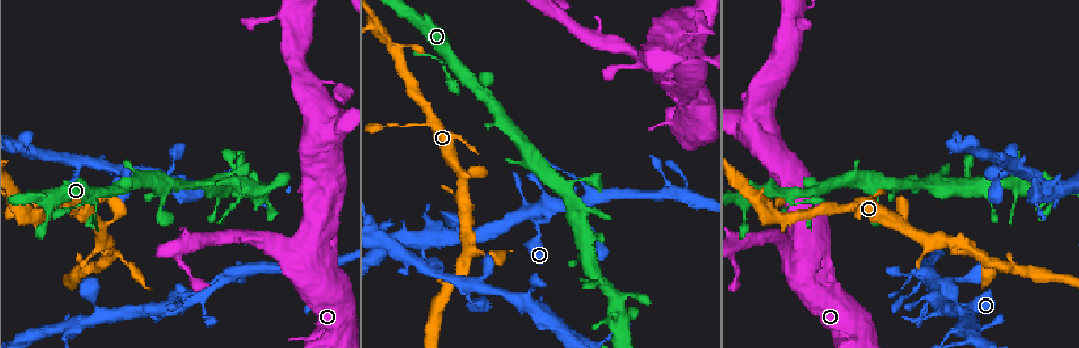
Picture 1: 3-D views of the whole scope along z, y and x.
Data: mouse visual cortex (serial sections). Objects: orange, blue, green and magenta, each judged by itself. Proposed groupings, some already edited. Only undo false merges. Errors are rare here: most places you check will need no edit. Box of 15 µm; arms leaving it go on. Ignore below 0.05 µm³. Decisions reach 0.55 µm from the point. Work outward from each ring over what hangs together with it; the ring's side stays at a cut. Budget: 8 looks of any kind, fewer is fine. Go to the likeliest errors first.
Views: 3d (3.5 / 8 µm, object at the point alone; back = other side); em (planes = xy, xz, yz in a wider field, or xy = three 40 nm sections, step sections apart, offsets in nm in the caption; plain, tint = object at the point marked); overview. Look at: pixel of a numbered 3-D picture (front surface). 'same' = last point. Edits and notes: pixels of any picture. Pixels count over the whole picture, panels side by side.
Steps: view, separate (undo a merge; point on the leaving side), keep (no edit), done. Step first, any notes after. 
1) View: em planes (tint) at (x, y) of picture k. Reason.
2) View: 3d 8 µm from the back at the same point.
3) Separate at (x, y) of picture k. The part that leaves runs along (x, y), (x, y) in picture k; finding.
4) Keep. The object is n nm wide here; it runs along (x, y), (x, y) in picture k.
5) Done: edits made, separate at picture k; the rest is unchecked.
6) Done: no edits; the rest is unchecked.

View: 3d 3.5 µm at (420, 124) of picture 1. A narrow waist.

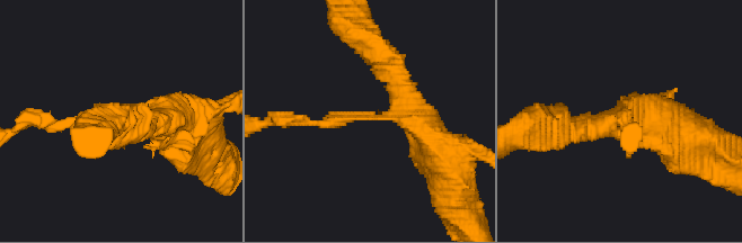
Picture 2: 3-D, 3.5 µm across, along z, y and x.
View: em xy step 3 (tint) at (373, 114) of picture 2. The arms are 150, 450 nm wide; now the EM.

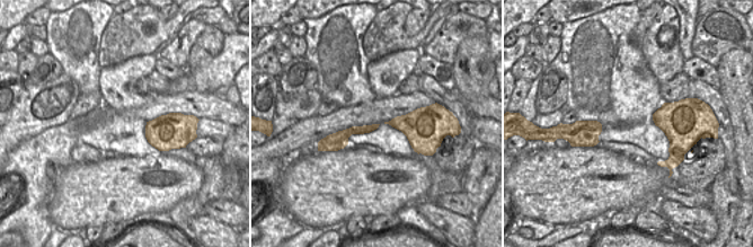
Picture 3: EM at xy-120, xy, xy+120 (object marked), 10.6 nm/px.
View: em xy step 5 (tint) at the same point.

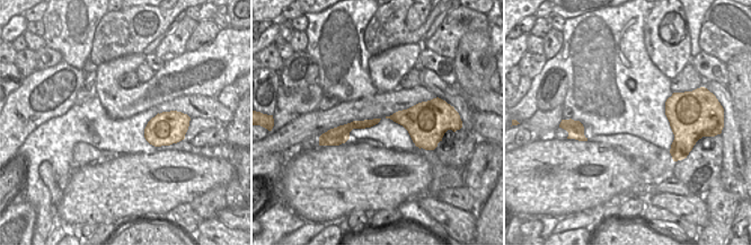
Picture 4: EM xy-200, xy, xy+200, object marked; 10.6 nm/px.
Keep. The object is 140 nm wide here; it runs along (184, 127), (184, 114), (49, 120) in picture 2; continuous, no second cell.

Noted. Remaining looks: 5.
View: 3d 3.5 µm at (535, 220) of picture 1. Arms part here.

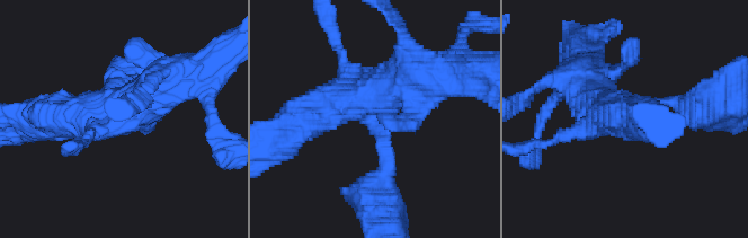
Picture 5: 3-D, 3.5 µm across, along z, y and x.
View: em xy step 3 (tint) at (376, 123) of picture 5. 4 arms meet here; the arms are 250, 300, 500, 500 nm wide.

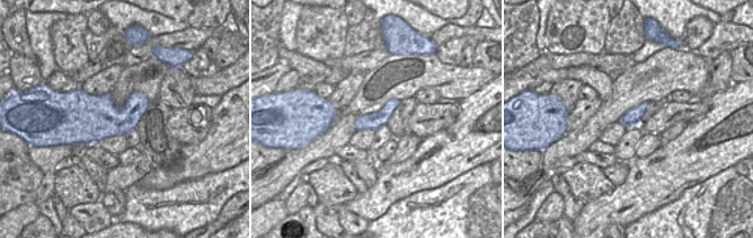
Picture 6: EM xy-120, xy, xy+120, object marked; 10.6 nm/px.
Keep. It runs along (395, 102), (378, 118), (357, 128) in picture 6; one cell here.

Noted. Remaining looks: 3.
View: 3d 3.5 µm at (434, 56) of picture 1. Narrows sharply.

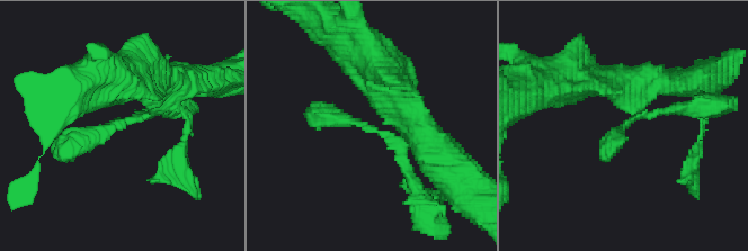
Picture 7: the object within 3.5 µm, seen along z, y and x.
View: em xy step 1 (tint) at (122, 122) of picture 7. Need the tissue.

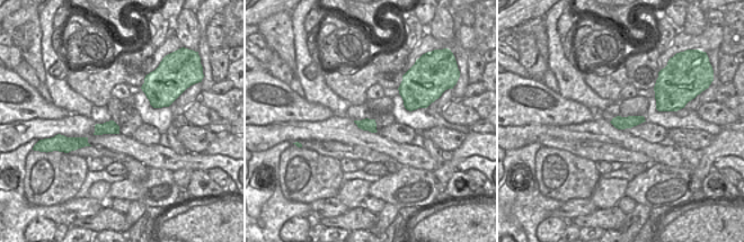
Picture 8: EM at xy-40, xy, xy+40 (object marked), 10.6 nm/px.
Keep. All the same cell.

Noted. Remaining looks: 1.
Done: no edits; the rest is unchecked.

